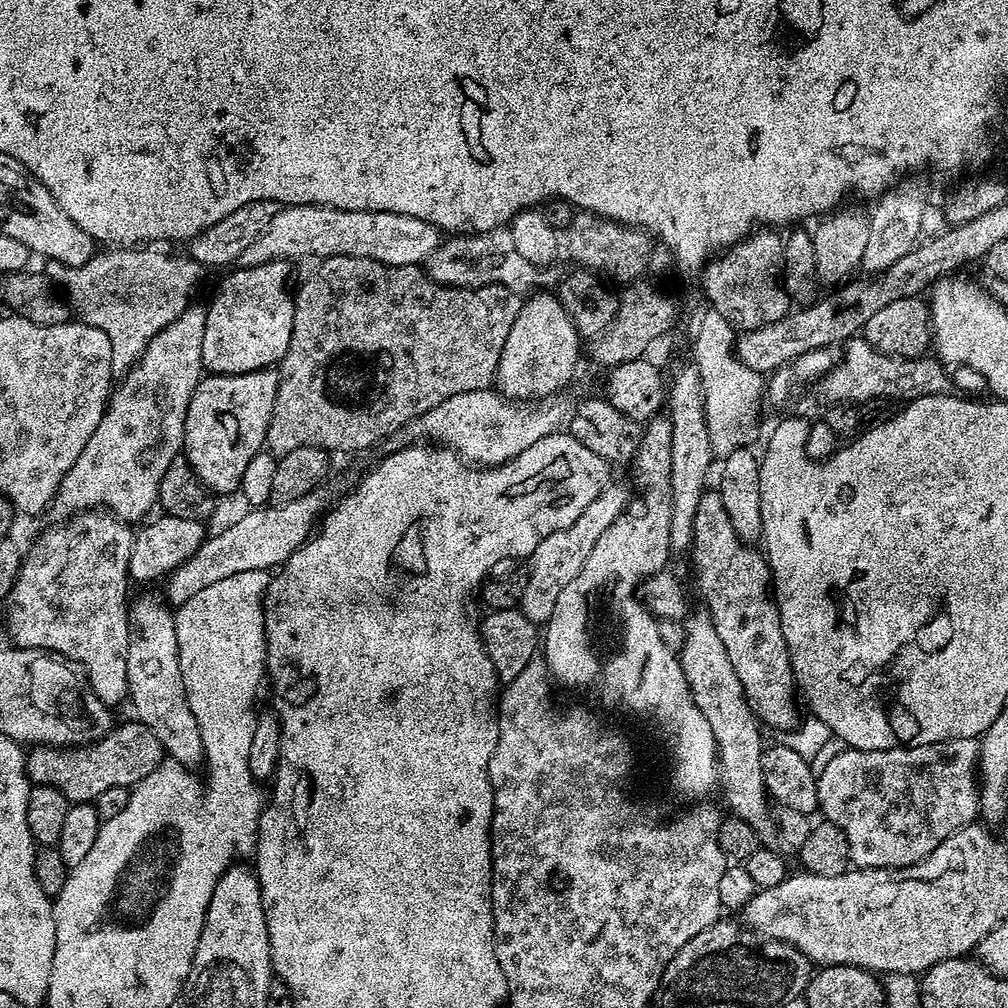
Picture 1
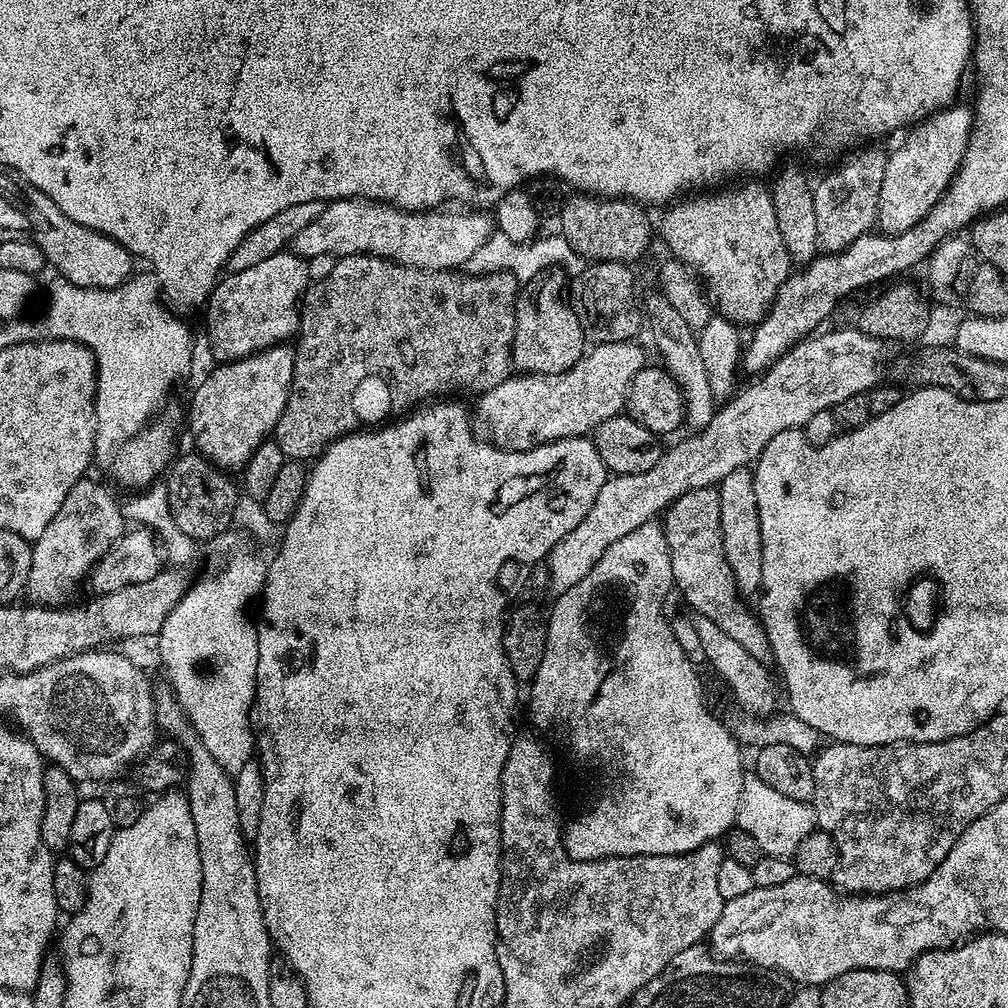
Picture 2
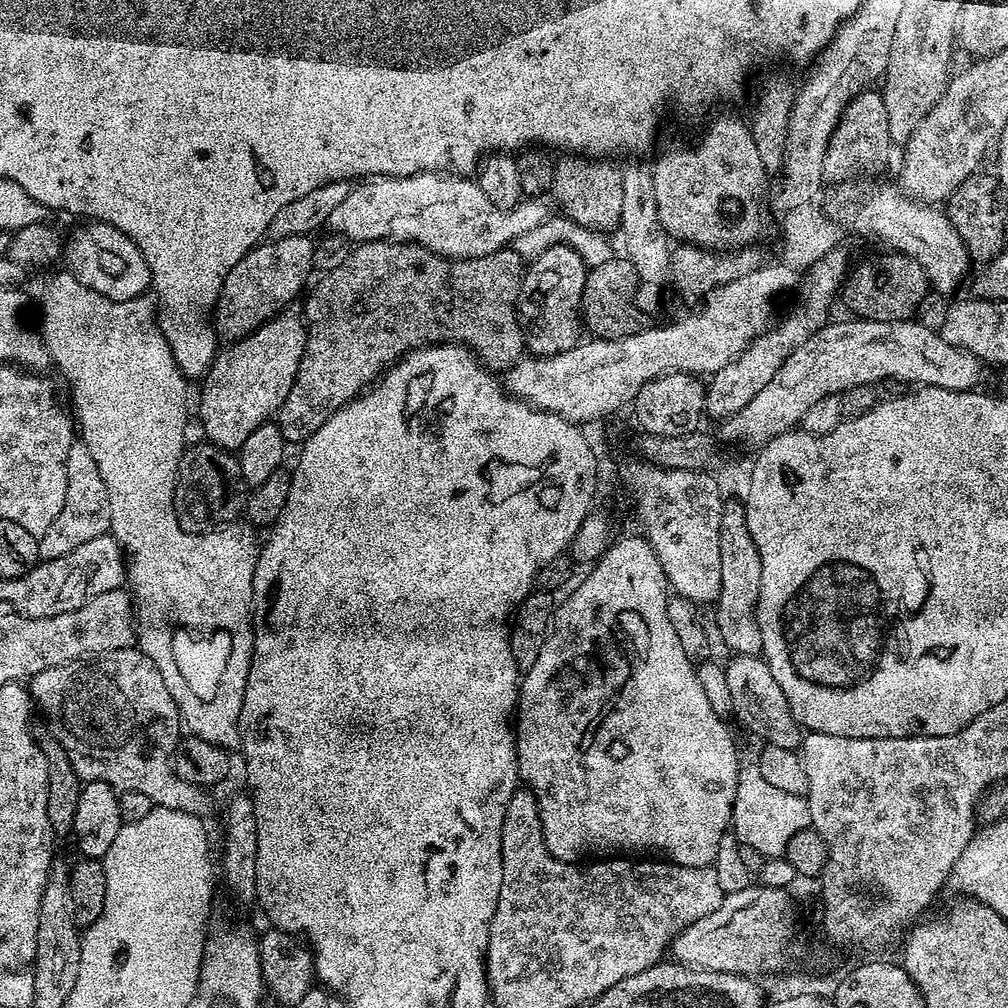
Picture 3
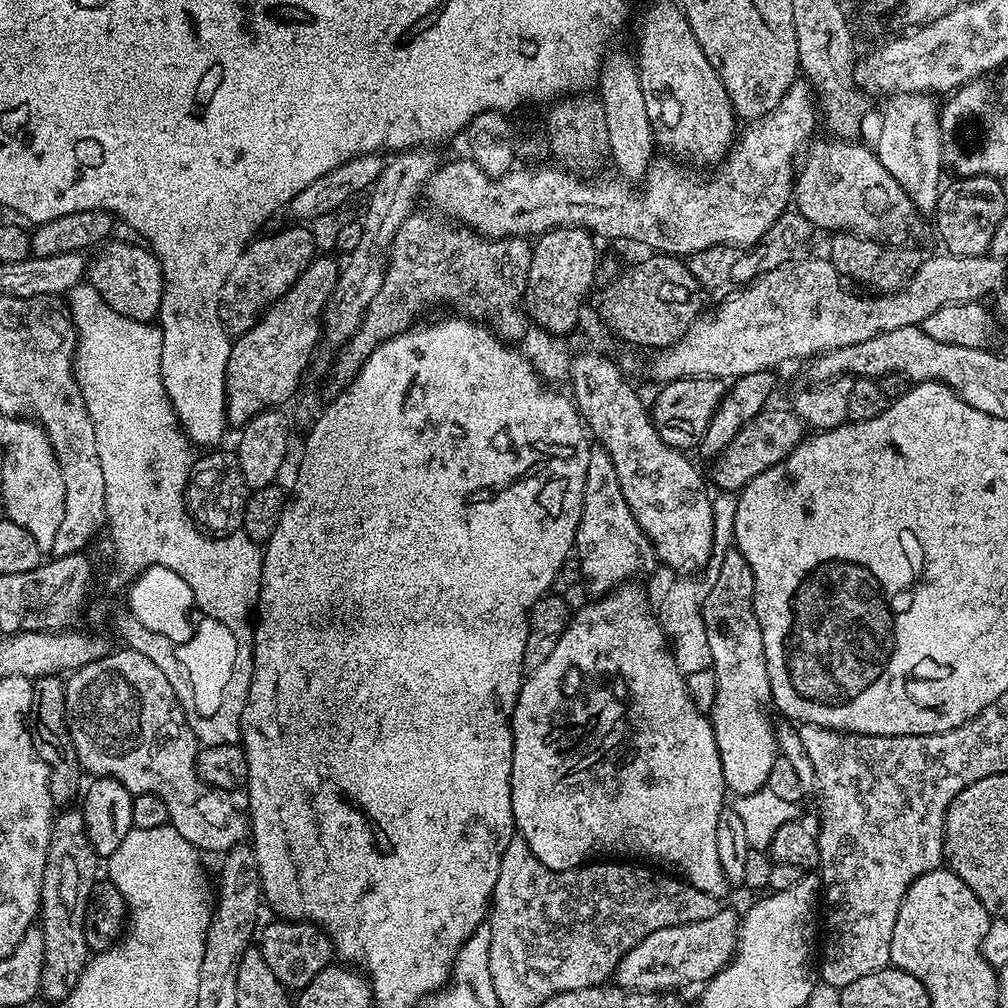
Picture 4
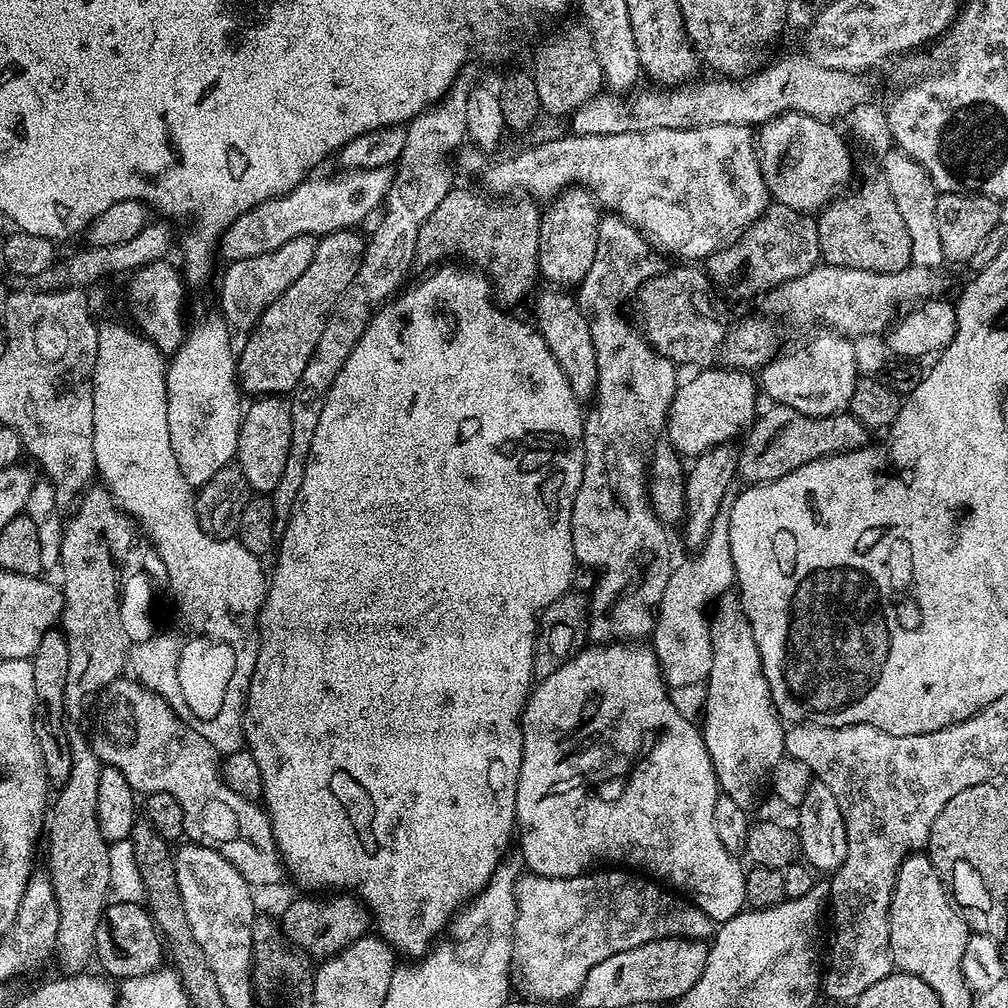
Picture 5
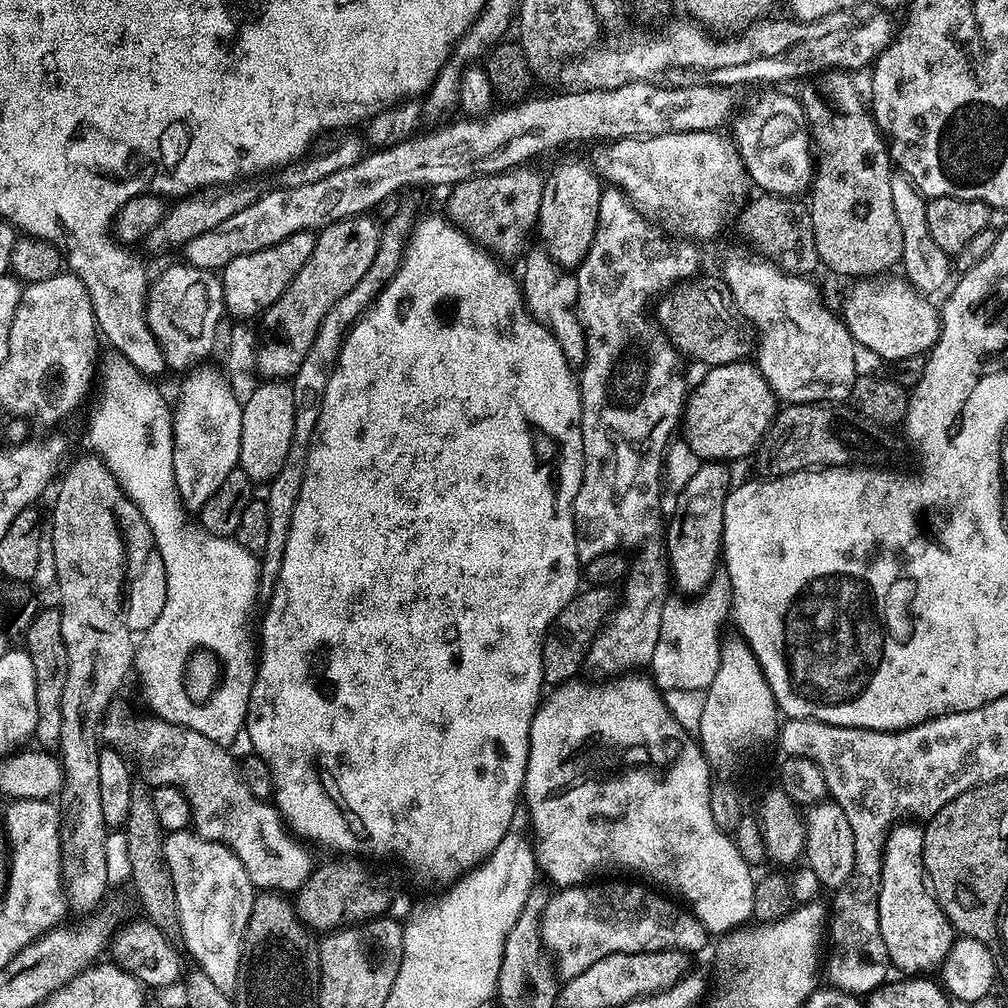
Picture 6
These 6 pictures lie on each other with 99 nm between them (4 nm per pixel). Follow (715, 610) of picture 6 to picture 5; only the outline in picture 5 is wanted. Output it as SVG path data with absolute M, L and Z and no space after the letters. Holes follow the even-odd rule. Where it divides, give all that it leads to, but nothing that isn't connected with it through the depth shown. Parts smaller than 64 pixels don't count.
M720 507L714 522L710 526L710 534L706 538L706 542L693 556L696 556L693 560L688 560L685 564L677 563L673 567L670 574L670 582L666 582L666 590L662 590L660 607L656 610L656 627L653 628L650 637L650 647L656 653L660 663L660 674L664 677L664 682L669 689L689 686L690 683L704 684L710 674L710 605L718 601L736 583L734 558L730 554L730 507Z

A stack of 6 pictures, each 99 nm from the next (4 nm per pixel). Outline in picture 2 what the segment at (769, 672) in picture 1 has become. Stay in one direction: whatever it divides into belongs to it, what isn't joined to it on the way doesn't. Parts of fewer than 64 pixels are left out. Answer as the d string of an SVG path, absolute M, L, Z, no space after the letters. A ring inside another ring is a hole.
M715 487L711 488L690 488L681 493L676 500L672 501L662 513L664 526L664 542L666 545L666 564L670 569L670 580L678 591L684 595L684 600L699 615L710 618L730 638L746 646L750 654L763 657L769 651L768 635L764 632L764 626L760 617L755 611L752 612L744 605L745 597L736 588L734 574L731 572L730 563L727 562L722 548L722 530L719 529L719 494Z

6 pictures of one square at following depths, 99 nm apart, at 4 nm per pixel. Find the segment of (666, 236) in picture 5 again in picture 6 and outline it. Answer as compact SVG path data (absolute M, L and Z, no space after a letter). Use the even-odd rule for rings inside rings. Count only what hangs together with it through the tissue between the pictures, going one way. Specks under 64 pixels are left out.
M719 131L670 132L617 140L608 152L602 176L665 232L693 241L716 235L728 210L745 203L750 181L735 143Z

